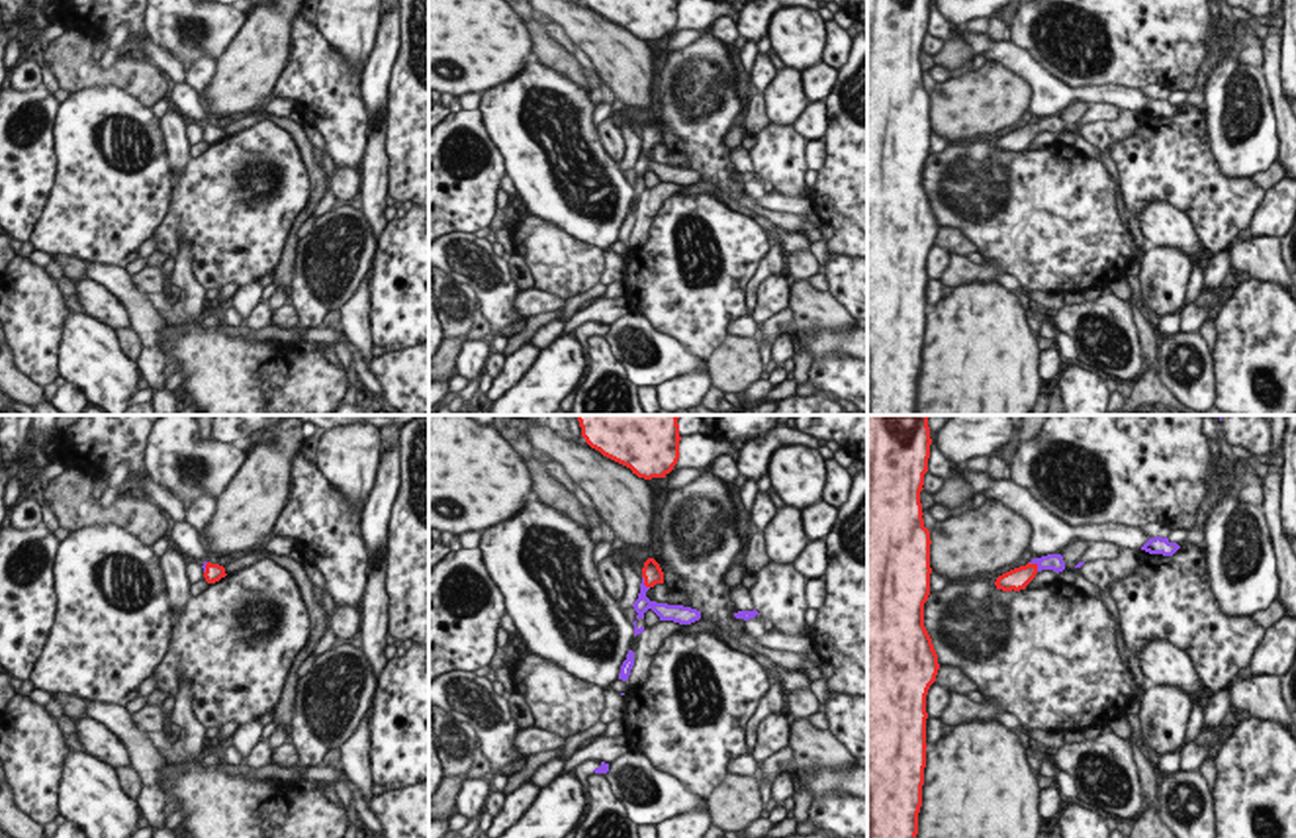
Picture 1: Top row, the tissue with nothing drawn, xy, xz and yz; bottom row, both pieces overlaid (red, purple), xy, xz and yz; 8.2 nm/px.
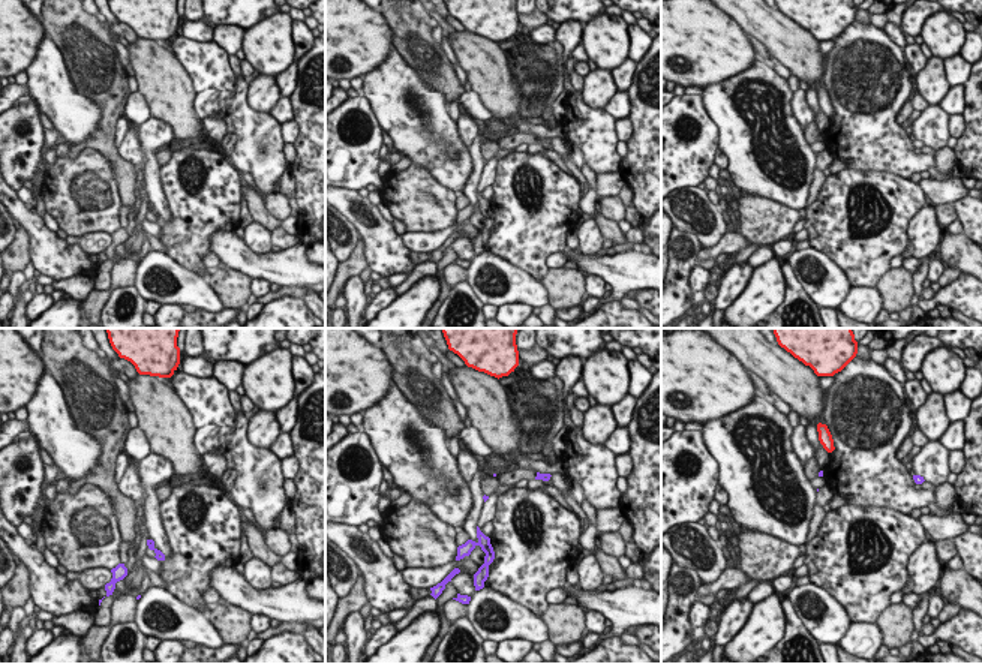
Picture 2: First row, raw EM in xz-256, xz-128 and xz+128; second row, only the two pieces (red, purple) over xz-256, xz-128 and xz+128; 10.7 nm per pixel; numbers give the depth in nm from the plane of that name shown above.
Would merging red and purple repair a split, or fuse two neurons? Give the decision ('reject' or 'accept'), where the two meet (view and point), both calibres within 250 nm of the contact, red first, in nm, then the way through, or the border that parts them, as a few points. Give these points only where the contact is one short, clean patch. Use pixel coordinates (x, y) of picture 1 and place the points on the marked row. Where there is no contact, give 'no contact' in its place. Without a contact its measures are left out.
accept; contact yz (1034, 564); calibres 180 and 130 nm; way yz (1018, 578), (1034, 564), (1054, 562)

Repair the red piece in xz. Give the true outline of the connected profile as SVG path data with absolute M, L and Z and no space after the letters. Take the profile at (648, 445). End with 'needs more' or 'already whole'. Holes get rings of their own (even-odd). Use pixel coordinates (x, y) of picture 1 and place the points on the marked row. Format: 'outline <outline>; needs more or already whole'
outline M578 415L581 437L638 478L666 478L679 460L679 415Z; already whole

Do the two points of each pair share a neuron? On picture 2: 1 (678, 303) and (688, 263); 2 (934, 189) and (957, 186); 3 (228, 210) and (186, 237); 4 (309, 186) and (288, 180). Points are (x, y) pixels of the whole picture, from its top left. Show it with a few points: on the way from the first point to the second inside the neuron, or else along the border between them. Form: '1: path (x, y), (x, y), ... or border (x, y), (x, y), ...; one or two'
1: path (678, 293), (678, 282), (682, 273); one
2: path (940, 189), (951, 189); one
3: path (218, 215), (209, 215), (197, 227); one
4: border (288, 170), (296, 179), (296, 195); two

